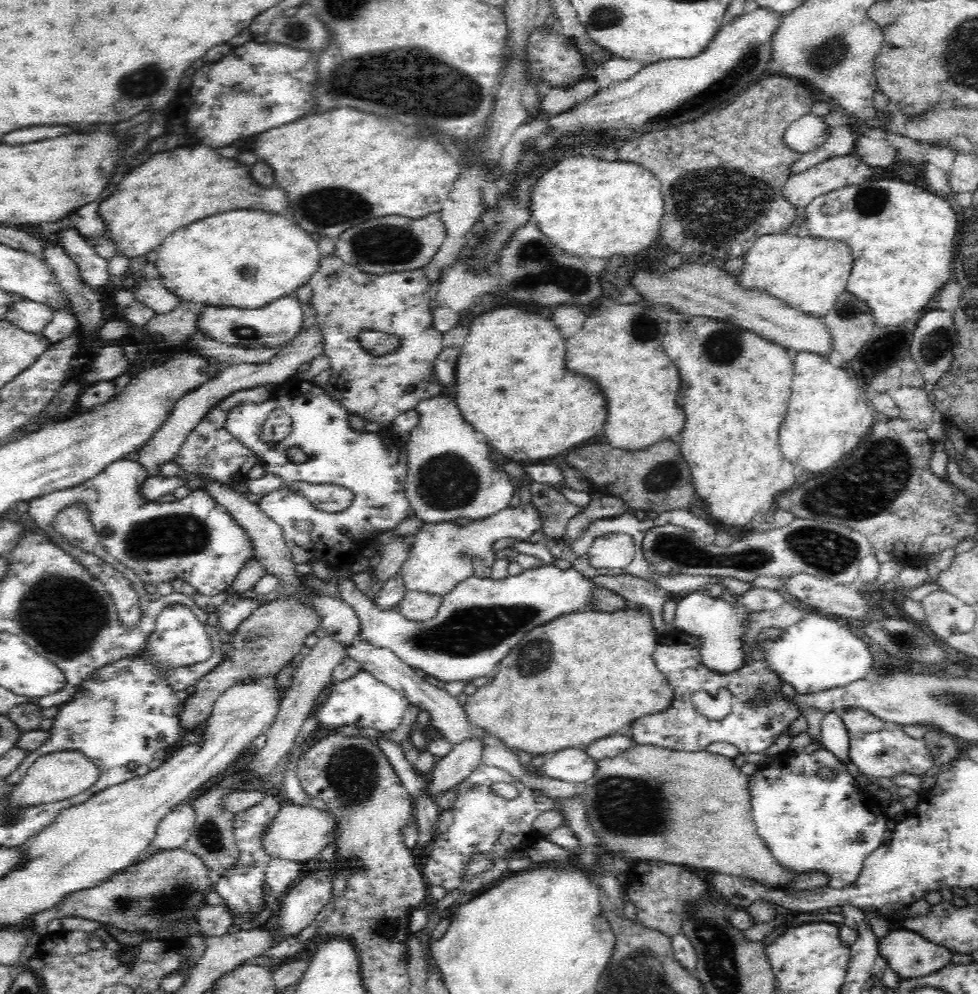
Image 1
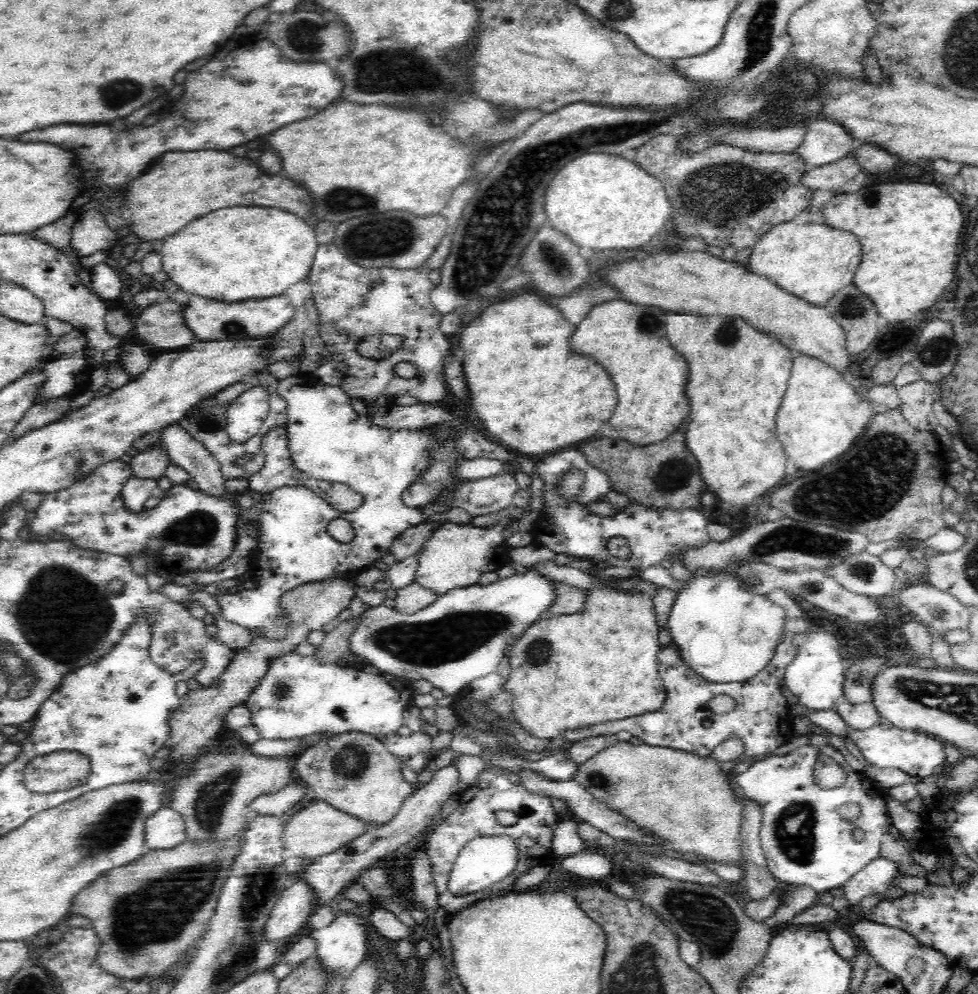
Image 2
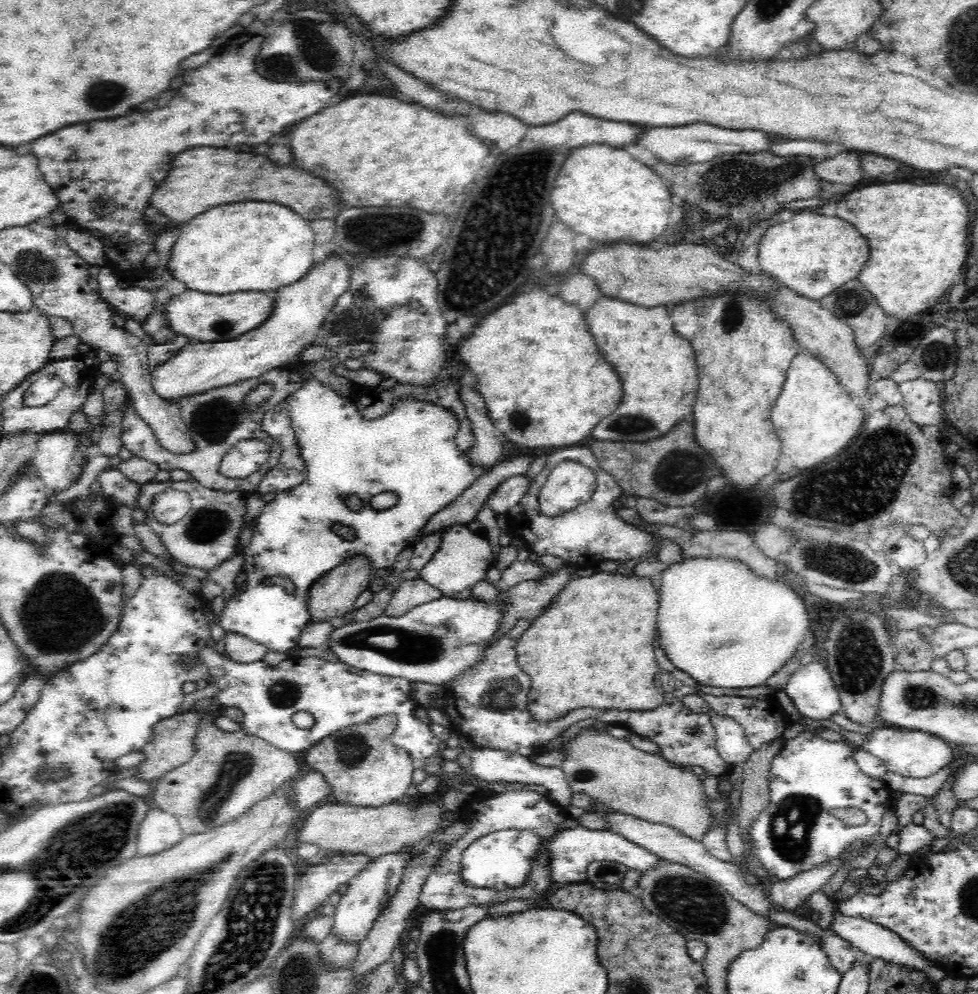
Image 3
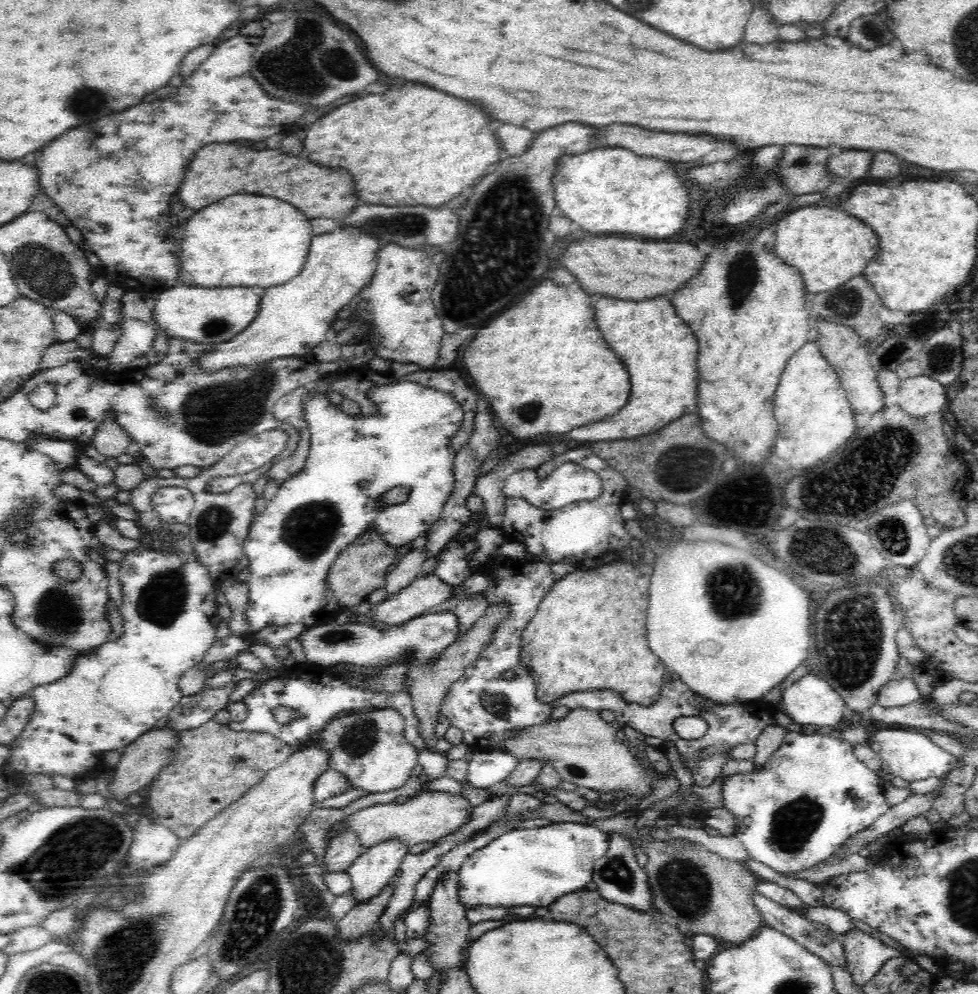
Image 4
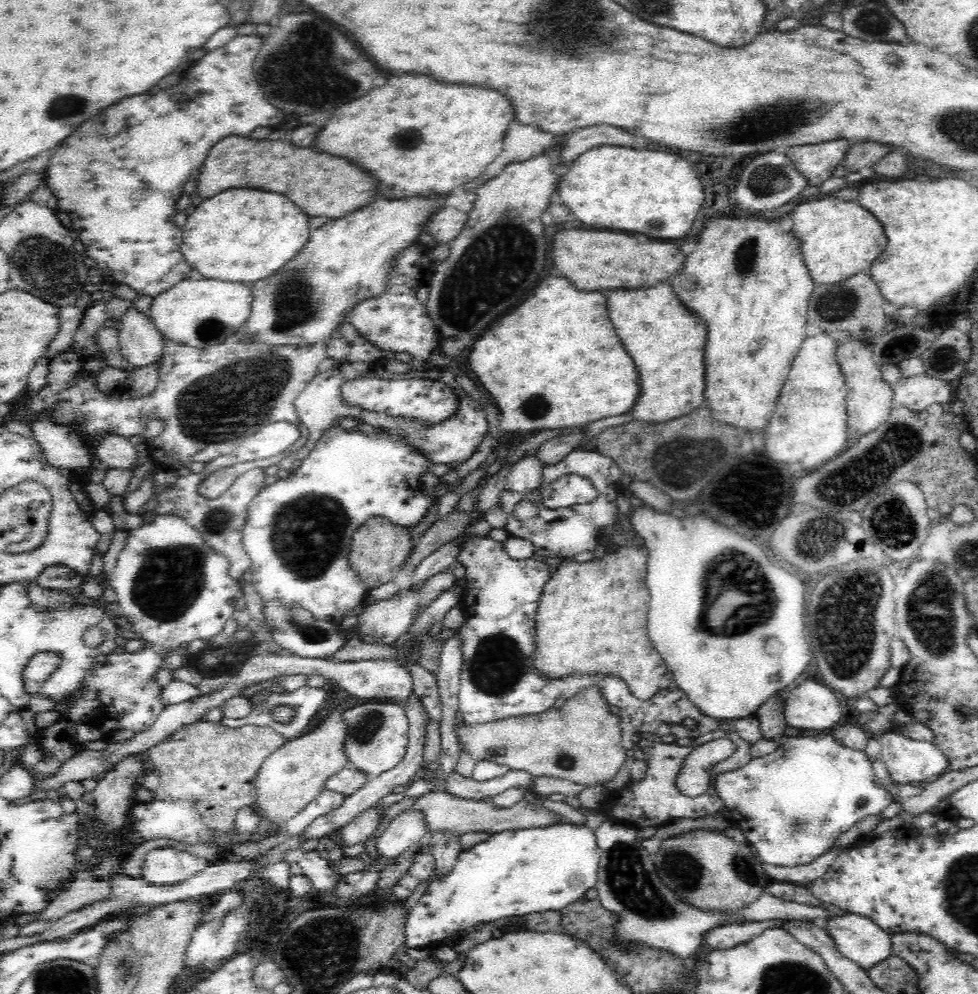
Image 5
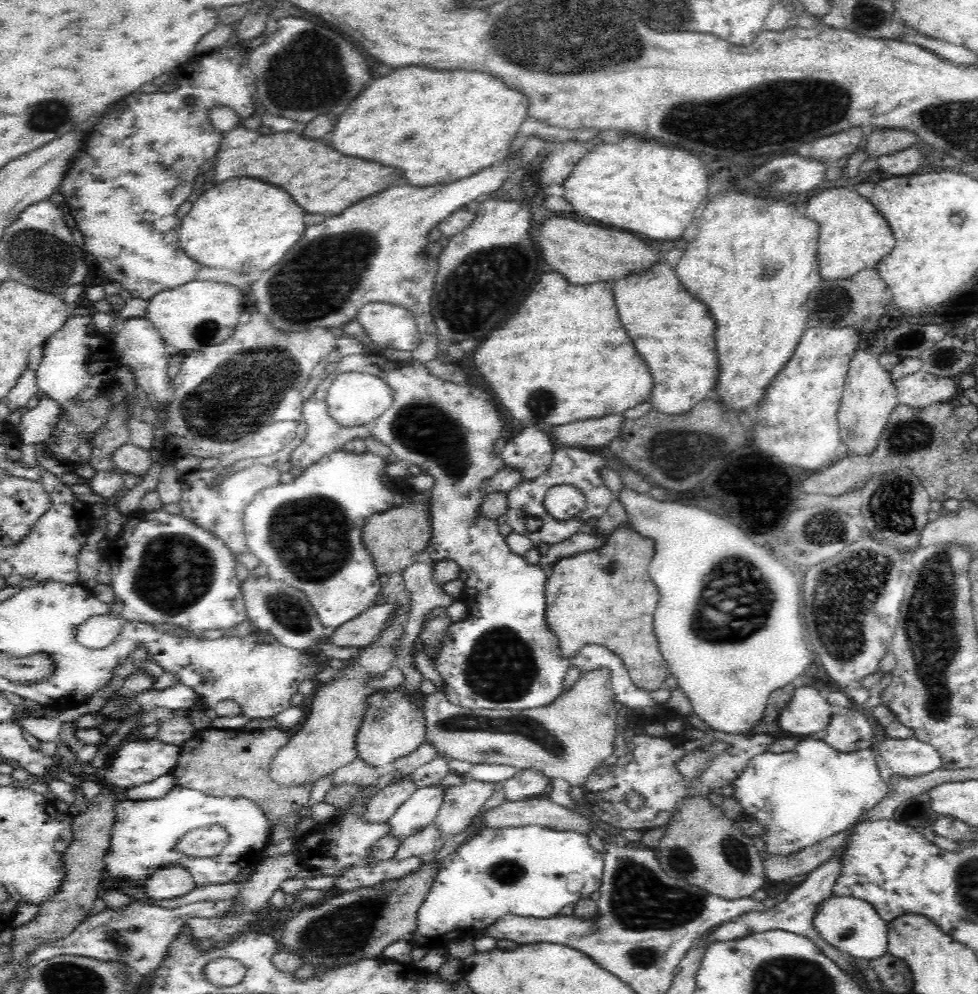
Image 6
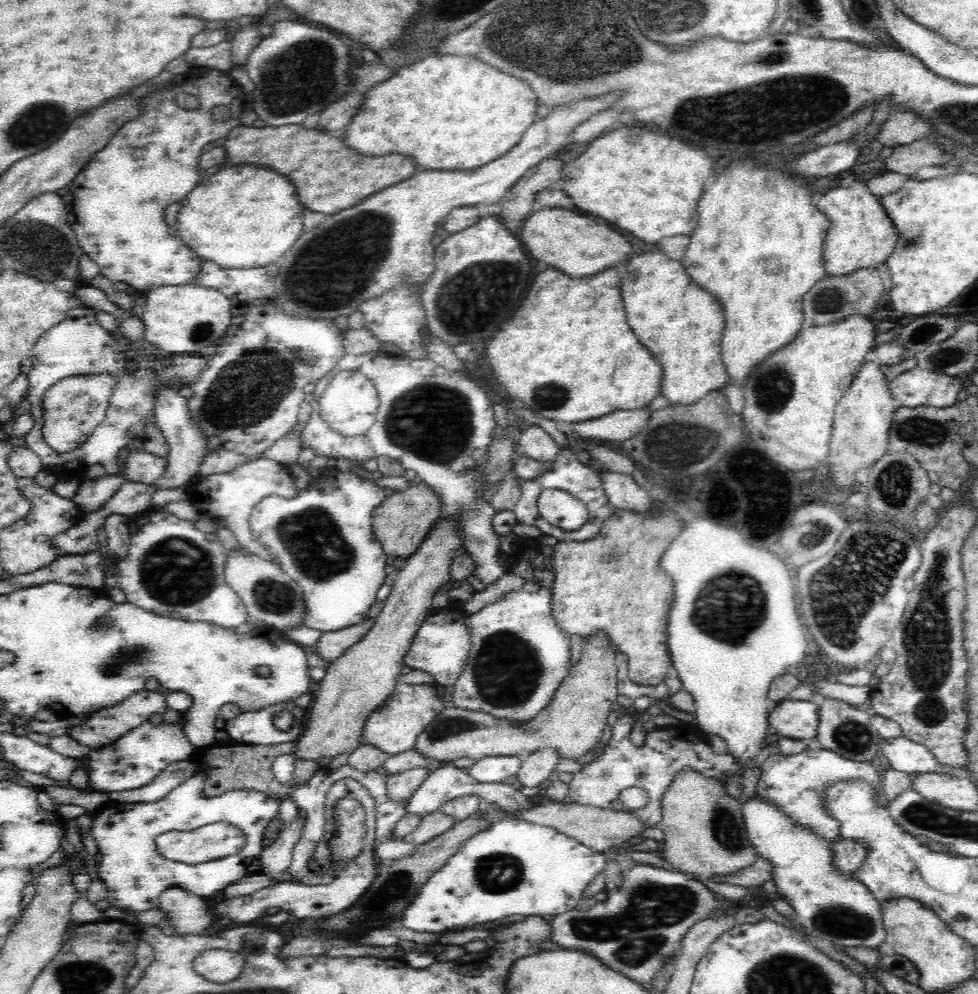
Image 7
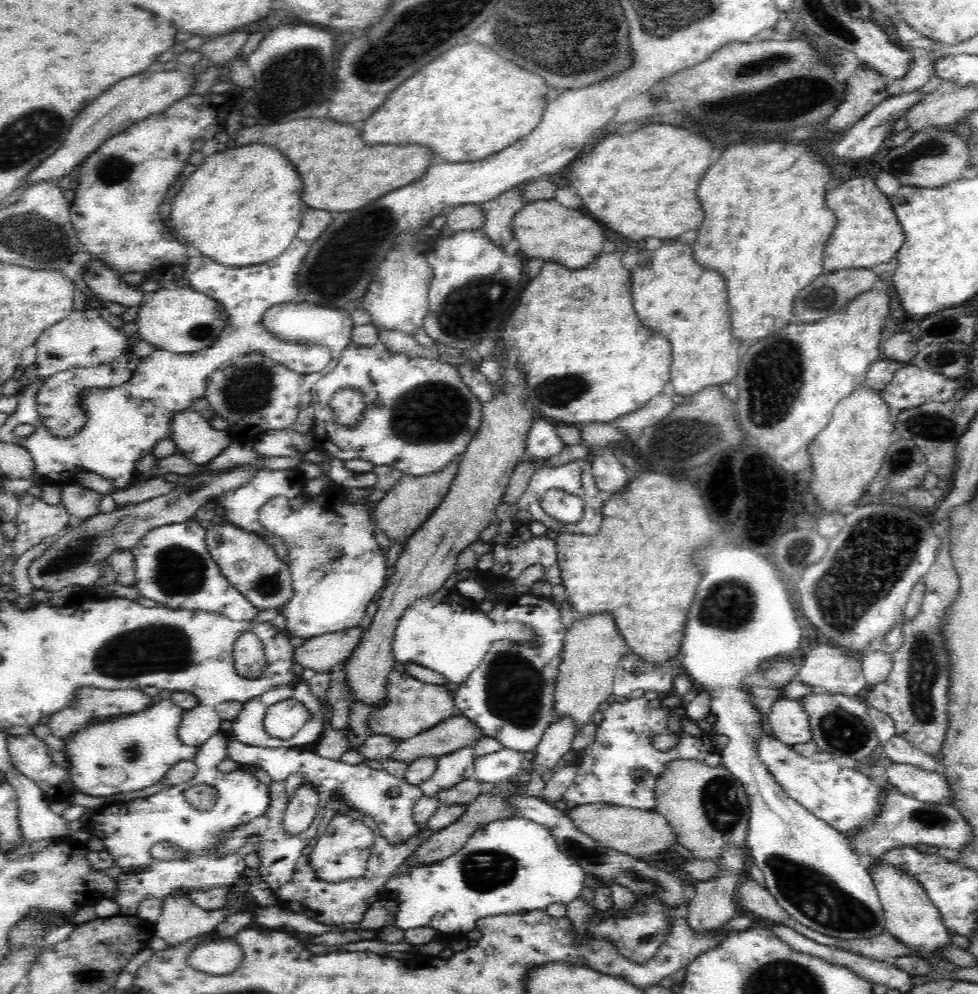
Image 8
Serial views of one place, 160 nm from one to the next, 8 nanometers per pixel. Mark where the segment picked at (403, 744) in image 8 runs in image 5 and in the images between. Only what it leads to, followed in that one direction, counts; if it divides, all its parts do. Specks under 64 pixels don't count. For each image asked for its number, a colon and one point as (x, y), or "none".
5: (580, 742)
6: (570, 737)
7: (573, 722)

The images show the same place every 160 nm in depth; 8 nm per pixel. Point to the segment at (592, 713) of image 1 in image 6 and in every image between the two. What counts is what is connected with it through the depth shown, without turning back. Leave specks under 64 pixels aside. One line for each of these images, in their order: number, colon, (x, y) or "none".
2: (567, 673)
3: (593, 645)
4: (590, 632)
5: (592, 617)
6: (605, 596)

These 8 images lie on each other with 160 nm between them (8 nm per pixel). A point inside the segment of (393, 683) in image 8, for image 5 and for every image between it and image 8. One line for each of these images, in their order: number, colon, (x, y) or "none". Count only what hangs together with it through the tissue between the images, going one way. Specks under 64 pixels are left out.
5: (378, 732)
6: (395, 725)
7: (393, 727)

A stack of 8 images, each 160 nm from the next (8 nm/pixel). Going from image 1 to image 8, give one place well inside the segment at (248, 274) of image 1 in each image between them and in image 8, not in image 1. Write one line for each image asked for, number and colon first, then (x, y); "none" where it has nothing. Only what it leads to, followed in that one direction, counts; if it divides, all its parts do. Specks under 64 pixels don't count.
2: (241, 252)
3: (256, 246)
4: (253, 241)
5: (243, 234)
6: (242, 224)
7: (243, 216)
8: (240, 207)

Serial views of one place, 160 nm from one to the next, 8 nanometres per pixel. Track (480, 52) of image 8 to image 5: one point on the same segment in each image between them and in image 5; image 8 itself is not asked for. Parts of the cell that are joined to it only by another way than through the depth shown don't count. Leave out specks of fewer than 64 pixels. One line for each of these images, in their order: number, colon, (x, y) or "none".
5: (418, 134)
6: (437, 125)
7: (455, 111)

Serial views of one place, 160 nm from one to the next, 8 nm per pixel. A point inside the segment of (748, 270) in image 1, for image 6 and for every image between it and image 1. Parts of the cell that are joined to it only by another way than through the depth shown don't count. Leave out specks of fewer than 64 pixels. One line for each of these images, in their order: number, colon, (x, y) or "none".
2: (812, 261)
3: (812, 254)
4: (829, 246)
5: (840, 238)
6: (854, 236)

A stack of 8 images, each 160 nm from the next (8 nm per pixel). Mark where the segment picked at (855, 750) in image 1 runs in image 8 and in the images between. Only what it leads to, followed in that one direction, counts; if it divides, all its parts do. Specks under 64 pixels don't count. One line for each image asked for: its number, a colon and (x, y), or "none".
2: (885, 746)
3: (916, 754)
4: (909, 755)
5: (906, 760)
6: (909, 757)
7: (904, 755)
8: (898, 750)

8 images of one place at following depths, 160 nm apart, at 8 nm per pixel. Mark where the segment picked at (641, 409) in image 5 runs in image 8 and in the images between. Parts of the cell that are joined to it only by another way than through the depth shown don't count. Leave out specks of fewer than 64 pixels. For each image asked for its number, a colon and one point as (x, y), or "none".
6: (672, 329)
7: (681, 322)
8: (672, 291)

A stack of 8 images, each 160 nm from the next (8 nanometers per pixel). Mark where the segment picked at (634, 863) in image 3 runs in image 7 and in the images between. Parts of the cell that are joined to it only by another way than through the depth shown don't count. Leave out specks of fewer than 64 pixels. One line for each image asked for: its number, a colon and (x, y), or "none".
4: (536, 867)
5: (518, 872)
6: (531, 870)
7: (513, 869)

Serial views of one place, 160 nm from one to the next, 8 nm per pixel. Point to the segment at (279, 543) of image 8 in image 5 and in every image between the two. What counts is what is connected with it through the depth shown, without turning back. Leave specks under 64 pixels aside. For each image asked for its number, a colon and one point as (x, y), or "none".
5: (221, 520)
6: (216, 502)
7: (230, 499)

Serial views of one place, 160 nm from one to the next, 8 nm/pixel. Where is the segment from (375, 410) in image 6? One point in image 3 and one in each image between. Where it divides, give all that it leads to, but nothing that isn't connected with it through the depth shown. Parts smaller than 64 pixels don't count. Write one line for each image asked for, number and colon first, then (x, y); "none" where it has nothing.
3: (411, 452)
4: (291, 545)
5: (430, 400)

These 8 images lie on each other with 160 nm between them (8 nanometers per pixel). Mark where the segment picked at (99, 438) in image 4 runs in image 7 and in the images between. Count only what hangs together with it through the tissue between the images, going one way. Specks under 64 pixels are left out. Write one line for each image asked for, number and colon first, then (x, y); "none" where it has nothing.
5: (116, 451)
6: (129, 458)
7: (141, 466)

